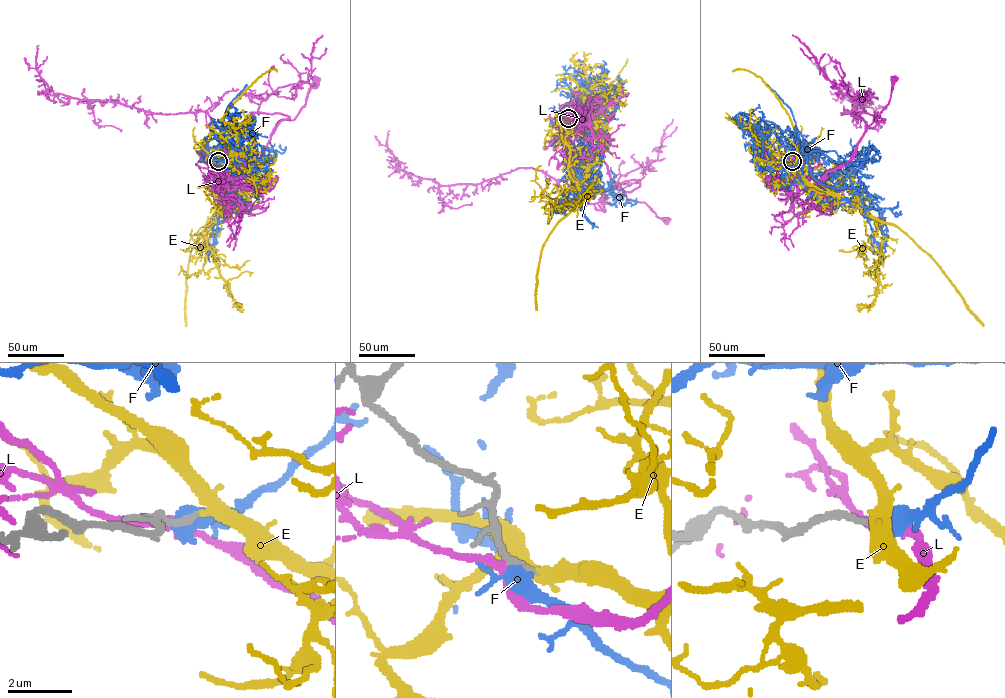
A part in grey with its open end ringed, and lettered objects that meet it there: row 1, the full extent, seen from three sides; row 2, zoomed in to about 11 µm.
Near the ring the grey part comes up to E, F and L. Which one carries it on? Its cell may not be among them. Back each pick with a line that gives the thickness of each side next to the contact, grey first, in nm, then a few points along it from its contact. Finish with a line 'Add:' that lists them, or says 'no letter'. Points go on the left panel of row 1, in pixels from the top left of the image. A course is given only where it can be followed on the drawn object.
E: 200/320 nm | via (218, 161), (240, 171), (248, 188), (227, 206), (228, 216), (209, 224), (194, 244), (187, 277), (186, 326)
Add: E

